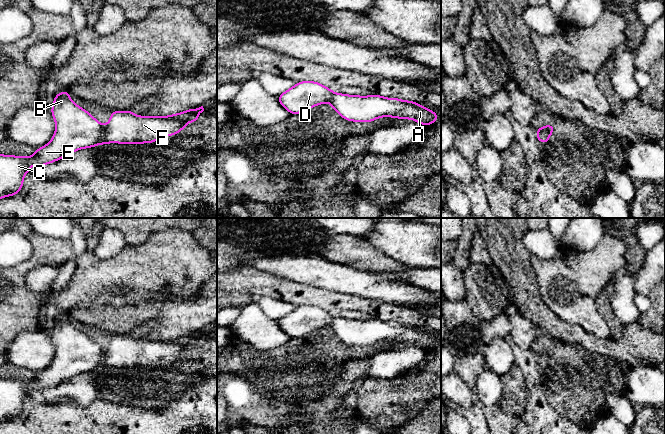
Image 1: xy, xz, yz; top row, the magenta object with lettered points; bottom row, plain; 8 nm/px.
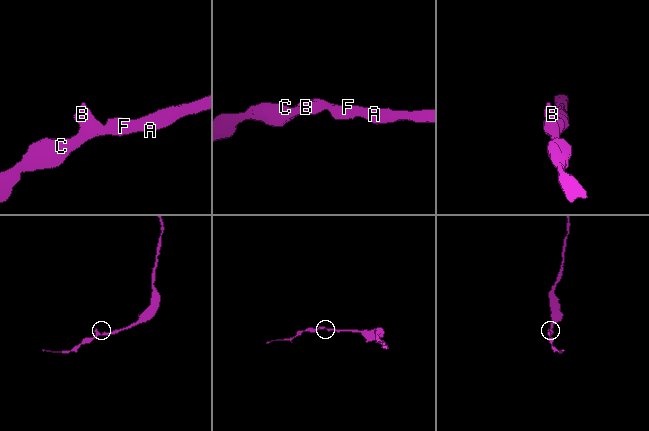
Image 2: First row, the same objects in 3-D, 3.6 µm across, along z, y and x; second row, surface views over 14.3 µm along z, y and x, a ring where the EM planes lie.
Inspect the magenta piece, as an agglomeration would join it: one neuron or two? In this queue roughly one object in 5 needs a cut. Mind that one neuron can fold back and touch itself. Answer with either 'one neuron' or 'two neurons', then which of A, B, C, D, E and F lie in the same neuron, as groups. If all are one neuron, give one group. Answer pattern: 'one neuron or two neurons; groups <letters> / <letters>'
one neuron; groups A B C D E F

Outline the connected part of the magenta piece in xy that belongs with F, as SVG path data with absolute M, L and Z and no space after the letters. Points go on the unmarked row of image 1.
M65 314L54 320L54 327L51 331L51 338L55 344L56 352L54 359L48 368L43 371L37 372L36 376L29 381L0 378L0 424L3 421L14 420L20 416L24 406L24 398L30 396L30 391L33 388L42 391L46 388L50 388L59 383L67 381L74 377L76 374L92 372L96 369L103 369L107 367L153 367L161 361L174 360L178 356L181 356L182 353L187 352L185 349L189 346L197 346L198 339L204 335L203 330L169 340L137 340L130 334L112 335L108 348L104 351L97 343L92 341L88 335L75 328L70 323L69 317L69 314Z

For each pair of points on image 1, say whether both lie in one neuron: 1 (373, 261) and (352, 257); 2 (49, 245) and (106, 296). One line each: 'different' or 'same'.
1: same
2: same

